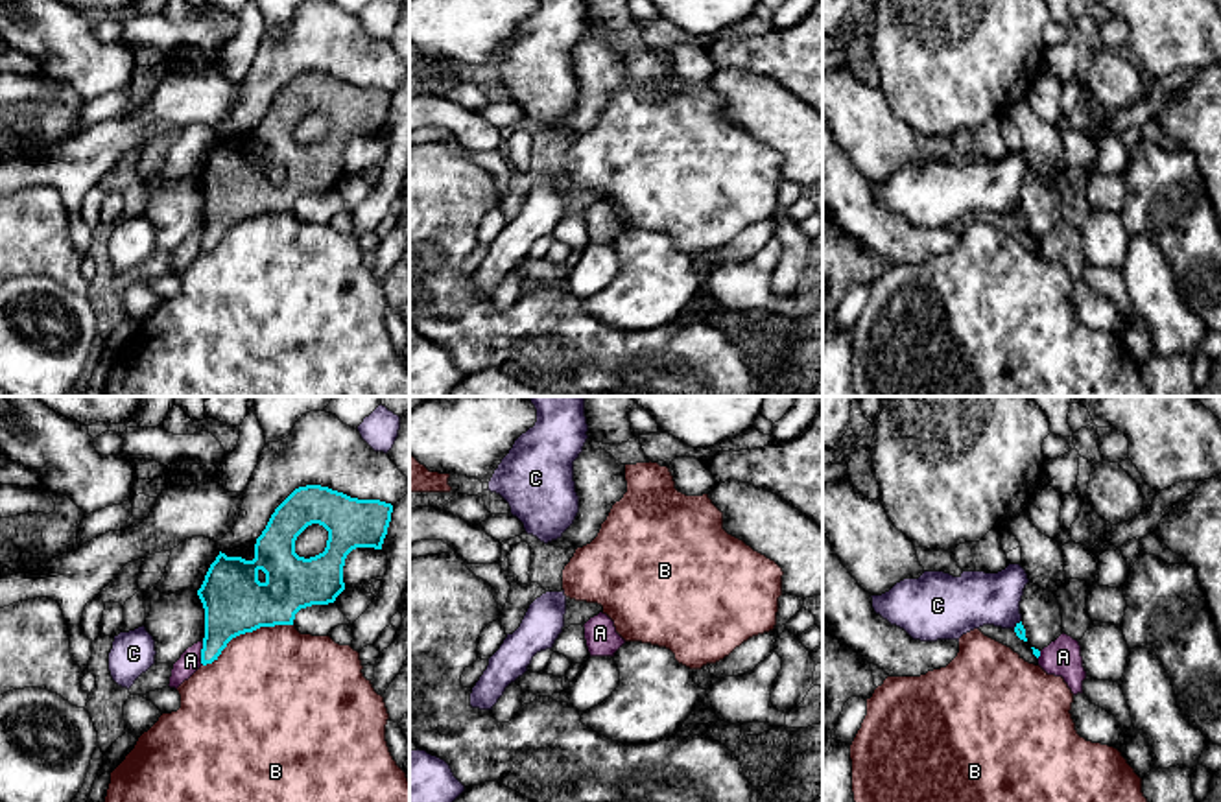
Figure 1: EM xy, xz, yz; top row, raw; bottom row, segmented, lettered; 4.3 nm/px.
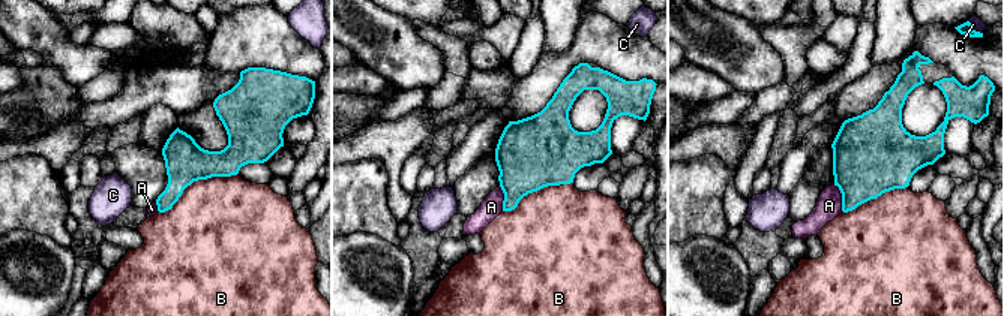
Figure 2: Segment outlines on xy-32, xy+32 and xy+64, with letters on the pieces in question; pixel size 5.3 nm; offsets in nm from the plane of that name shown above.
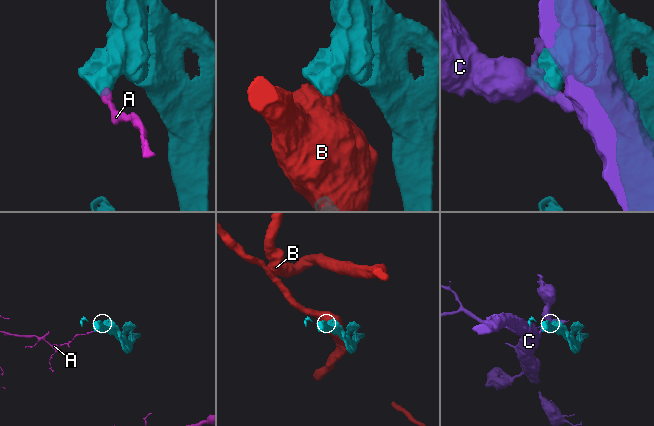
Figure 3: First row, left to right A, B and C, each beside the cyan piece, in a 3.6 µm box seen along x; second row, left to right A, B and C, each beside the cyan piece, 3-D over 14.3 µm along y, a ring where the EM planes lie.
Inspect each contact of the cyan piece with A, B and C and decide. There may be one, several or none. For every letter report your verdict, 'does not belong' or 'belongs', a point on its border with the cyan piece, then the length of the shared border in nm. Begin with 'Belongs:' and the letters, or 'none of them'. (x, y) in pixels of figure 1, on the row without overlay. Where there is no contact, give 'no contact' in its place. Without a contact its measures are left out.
Belongs: none of them
A: does not belong | xy (201, 240) | 110 nm
B: does not belong | xy (246, 218) | 440 nm
C: does not belong | yz (1017, 212) | 60 nm

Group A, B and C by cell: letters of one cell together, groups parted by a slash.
A / B / C

